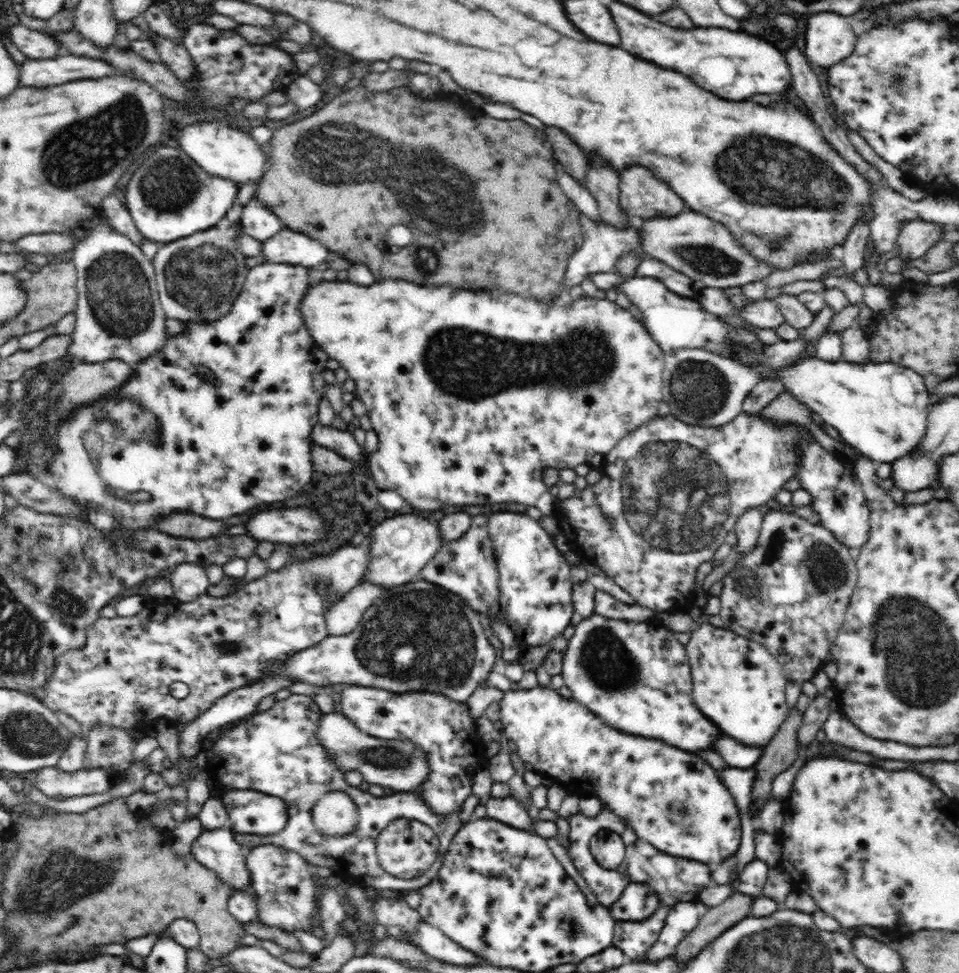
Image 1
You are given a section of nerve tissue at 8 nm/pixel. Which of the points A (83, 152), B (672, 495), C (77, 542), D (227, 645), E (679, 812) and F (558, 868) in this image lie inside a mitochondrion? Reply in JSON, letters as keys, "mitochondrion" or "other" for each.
{"A":"mitochondrion","B":"mitochondrion","C":"other","D":"mitochondrion","E":"mitochondrion","F":"other"}

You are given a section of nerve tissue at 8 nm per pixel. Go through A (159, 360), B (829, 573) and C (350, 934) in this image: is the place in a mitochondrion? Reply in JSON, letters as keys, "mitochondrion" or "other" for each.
{"A":"other","B":"mitochondrion","C":"other"}

